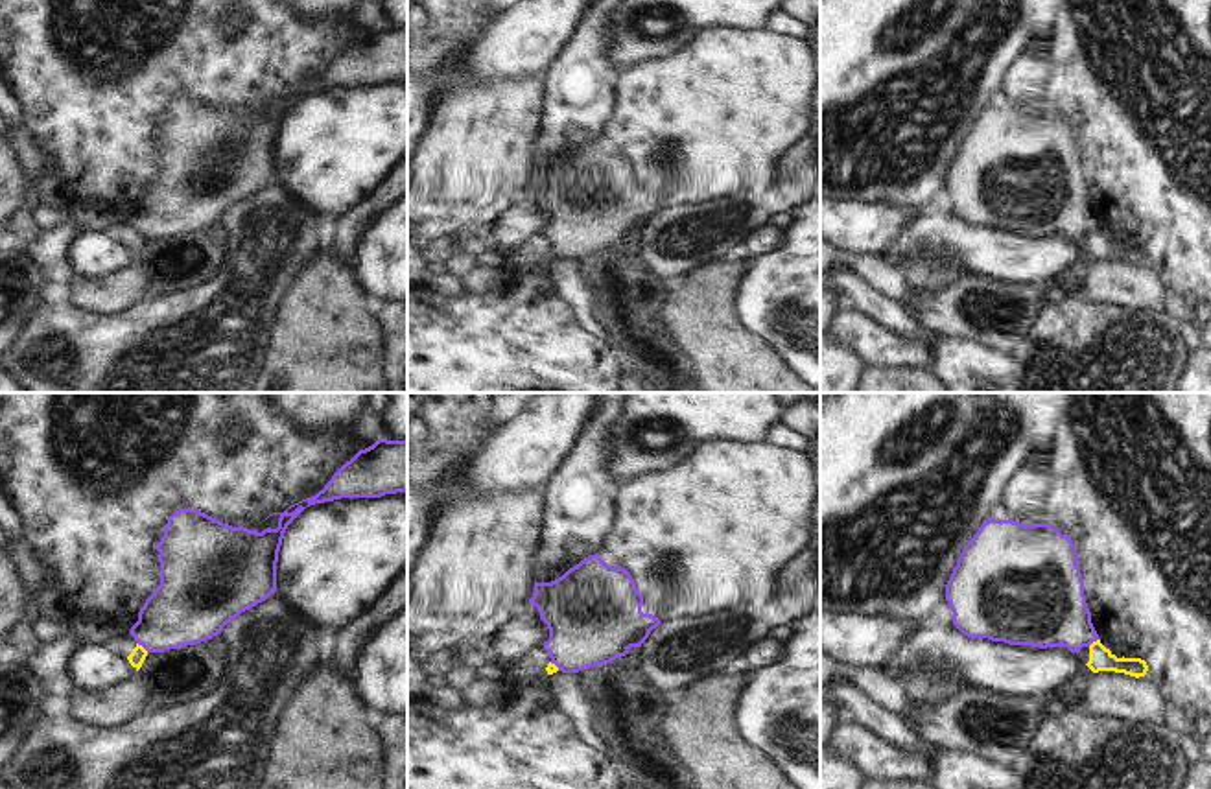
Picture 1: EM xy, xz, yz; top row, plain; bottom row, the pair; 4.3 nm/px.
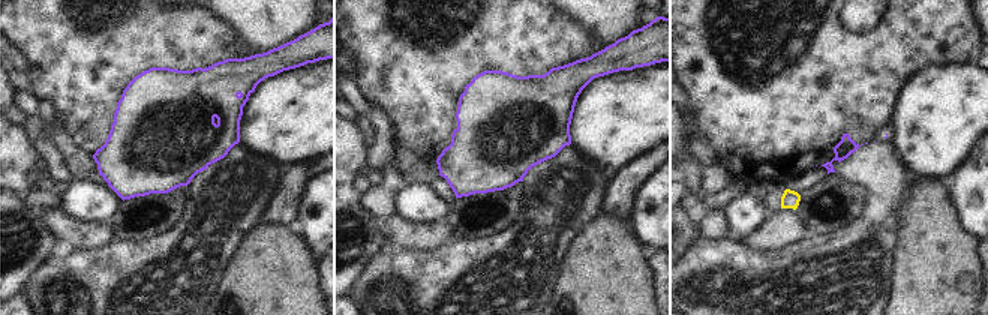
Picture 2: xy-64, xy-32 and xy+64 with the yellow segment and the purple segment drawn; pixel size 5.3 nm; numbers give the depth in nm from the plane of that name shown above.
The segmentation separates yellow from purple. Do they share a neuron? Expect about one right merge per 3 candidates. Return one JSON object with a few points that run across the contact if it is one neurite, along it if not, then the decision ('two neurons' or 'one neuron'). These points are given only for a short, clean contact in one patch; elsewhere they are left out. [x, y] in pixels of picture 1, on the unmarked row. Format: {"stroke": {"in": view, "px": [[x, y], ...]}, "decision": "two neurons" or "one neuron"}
{"stroke": {"in": "xy", "px": [[137, 229], [148, 240]]}, "decision": "two neurons"}

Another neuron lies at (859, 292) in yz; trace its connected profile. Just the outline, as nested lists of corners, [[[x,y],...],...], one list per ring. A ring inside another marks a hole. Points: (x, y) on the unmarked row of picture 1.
[[[833,264],[826,273],[846,295],[848,304],[857,306],[881,324],[911,334],[918,334],[925,328],[922,321],[909,317],[892,297],[877,289],[853,264]]]

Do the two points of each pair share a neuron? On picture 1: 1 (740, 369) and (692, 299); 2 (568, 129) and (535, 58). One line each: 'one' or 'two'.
1: one
2: two

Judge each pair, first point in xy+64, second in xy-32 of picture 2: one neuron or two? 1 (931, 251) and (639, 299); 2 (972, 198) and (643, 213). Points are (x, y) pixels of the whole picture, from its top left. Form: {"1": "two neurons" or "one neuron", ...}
{"1": "one neuron", "2": "one neuron"}

